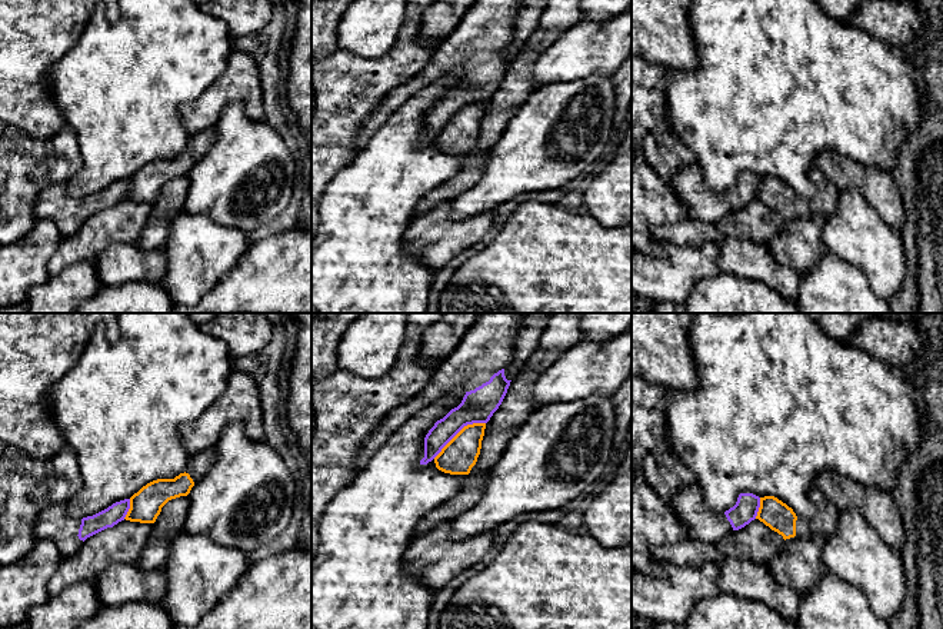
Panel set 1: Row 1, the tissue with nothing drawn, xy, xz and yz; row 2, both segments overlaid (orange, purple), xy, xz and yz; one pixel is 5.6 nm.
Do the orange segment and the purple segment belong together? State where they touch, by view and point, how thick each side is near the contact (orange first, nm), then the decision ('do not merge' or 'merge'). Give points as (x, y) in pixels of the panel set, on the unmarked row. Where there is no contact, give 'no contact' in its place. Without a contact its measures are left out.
contact xz (459, 112); calibres 190 and 190 nm; do not merge

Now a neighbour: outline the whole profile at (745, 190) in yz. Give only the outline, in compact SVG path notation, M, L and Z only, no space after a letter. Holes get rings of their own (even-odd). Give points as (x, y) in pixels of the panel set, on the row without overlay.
M696 164L683 166L667 182L677 200L686 204L693 219L719 223L733 210L739 210L756 199L760 177L740 173L733 187L724 193L709 189L702 170Z

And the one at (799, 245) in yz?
M824 213L786 219L782 232L766 246L777 263L804 274L829 253L822 242L824 223Z

